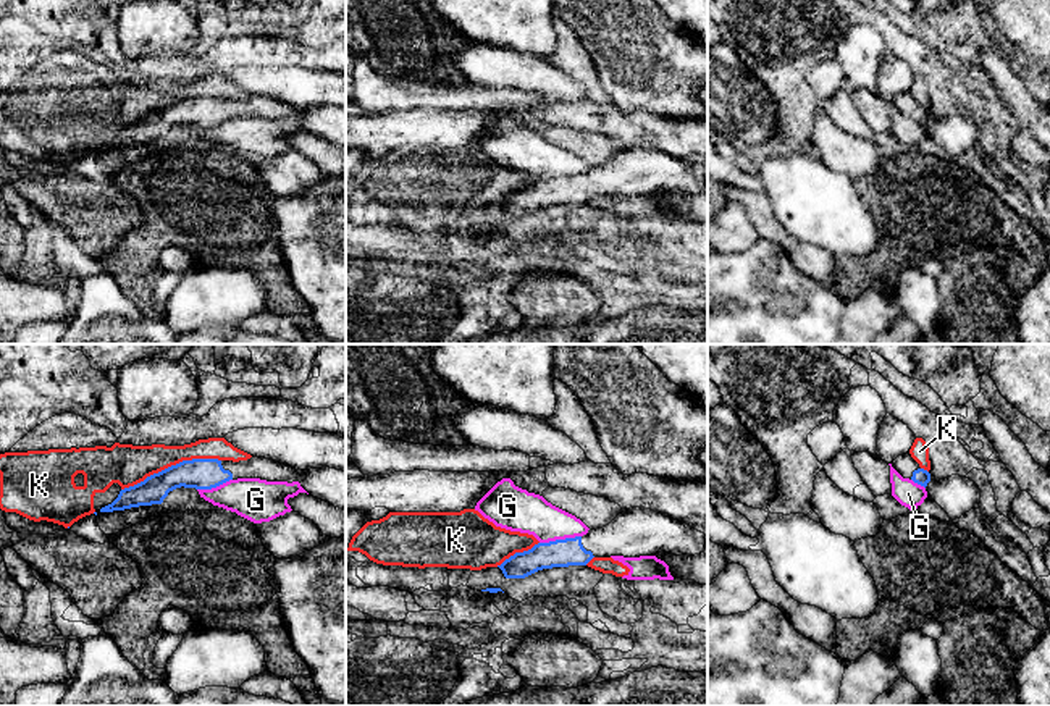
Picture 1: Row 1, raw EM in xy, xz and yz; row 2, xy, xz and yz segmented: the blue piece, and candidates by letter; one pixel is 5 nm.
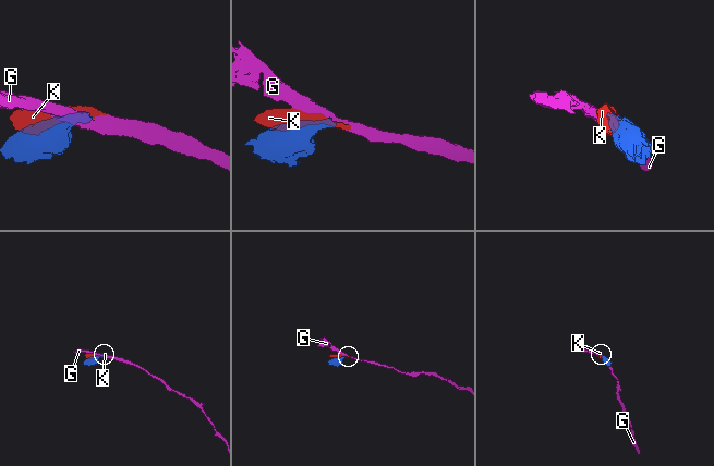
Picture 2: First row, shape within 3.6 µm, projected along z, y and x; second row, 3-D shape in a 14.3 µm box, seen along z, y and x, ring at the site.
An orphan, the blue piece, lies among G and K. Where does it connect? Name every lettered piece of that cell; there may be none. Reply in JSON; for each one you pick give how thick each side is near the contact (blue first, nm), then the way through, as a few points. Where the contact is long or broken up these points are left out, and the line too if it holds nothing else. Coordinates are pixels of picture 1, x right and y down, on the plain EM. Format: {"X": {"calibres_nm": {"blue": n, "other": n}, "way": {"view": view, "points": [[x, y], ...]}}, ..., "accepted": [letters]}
{"accepted": []}

